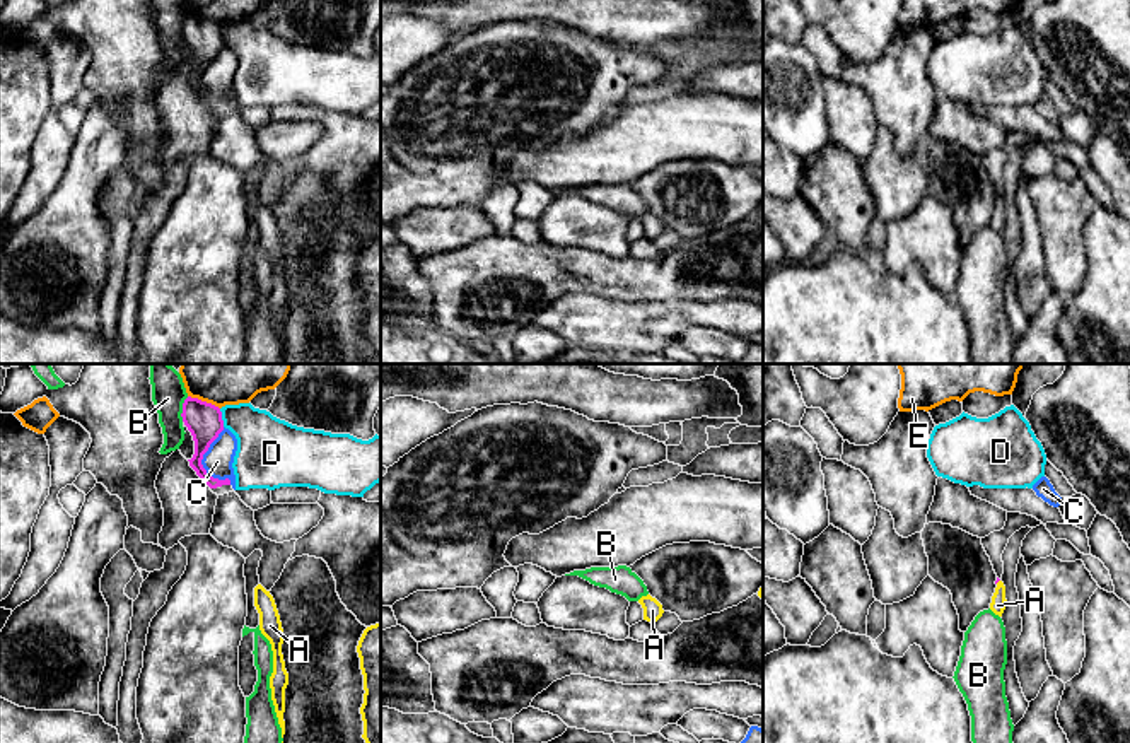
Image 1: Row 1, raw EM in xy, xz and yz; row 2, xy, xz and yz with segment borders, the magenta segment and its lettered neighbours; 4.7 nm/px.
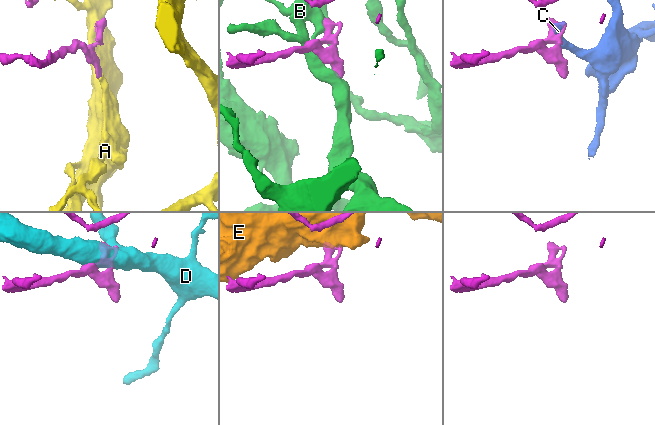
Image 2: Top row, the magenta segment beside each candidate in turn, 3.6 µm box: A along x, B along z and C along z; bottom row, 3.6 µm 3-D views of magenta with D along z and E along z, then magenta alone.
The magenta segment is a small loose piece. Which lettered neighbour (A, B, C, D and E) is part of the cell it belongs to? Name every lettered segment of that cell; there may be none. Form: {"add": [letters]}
{"add": ["A"]}

